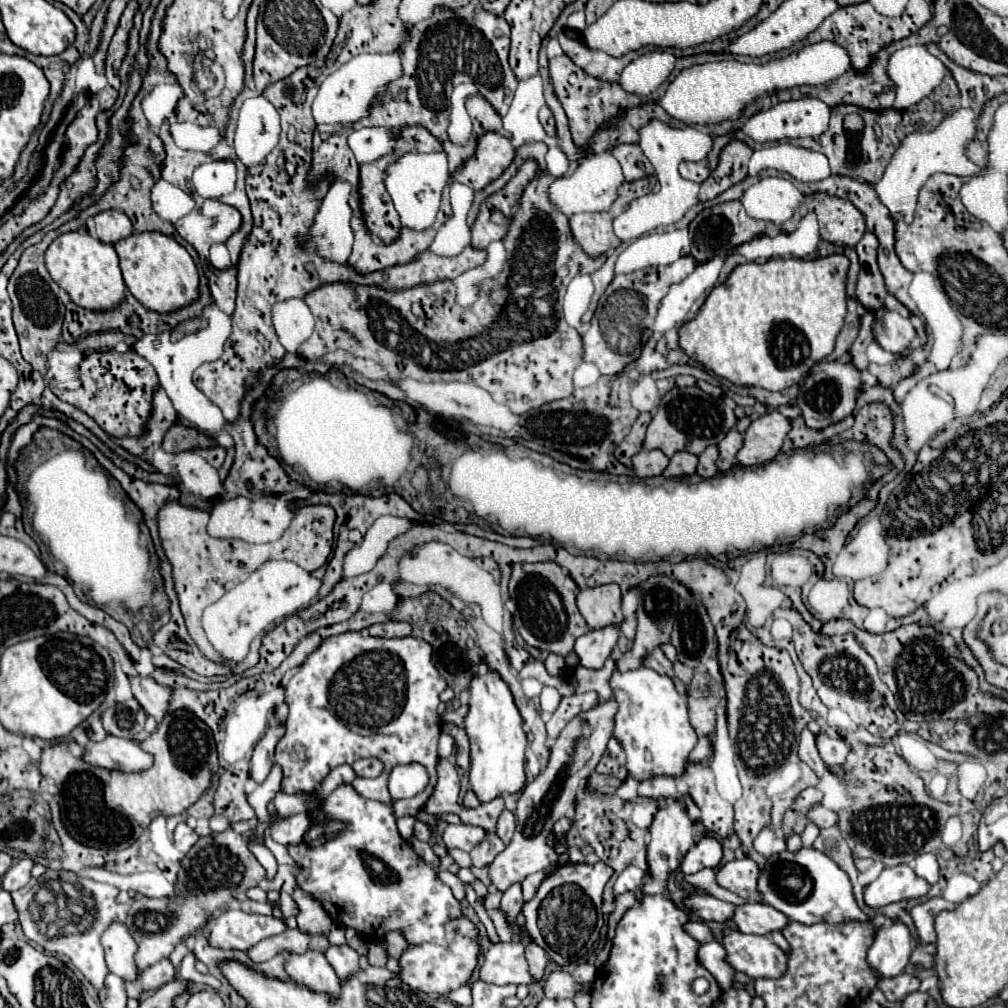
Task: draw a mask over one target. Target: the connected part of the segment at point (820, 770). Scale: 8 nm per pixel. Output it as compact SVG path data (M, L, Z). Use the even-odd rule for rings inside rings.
M803 729L801 733L801 743L799 743L799 757L801 761L805 761L813 771L815 775L821 779L823 773L827 771L825 763L821 761L821 755L817 753L817 747L815 747L815 737L811 735L809 729Z

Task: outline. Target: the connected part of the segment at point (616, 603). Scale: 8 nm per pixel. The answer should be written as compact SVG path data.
M601 585L593 589L581 589L577 595L577 607L585 617L589 629L603 629L609 625L621 627L621 591L617 585Z

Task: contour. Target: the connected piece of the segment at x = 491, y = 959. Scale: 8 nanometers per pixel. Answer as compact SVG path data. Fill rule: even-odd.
M521 943L491 945L479 969L479 979L489 985L527 985L531 981L531 975L525 961L525 947Z

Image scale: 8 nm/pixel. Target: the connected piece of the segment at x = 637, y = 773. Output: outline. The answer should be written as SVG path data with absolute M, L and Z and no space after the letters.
M641 667L627 673L615 671L611 689L619 705L613 735L623 745L627 777L635 781L647 781L659 775L681 777L689 767L689 753L697 745L697 733L689 723L687 701L675 691L673 681L667 675Z

